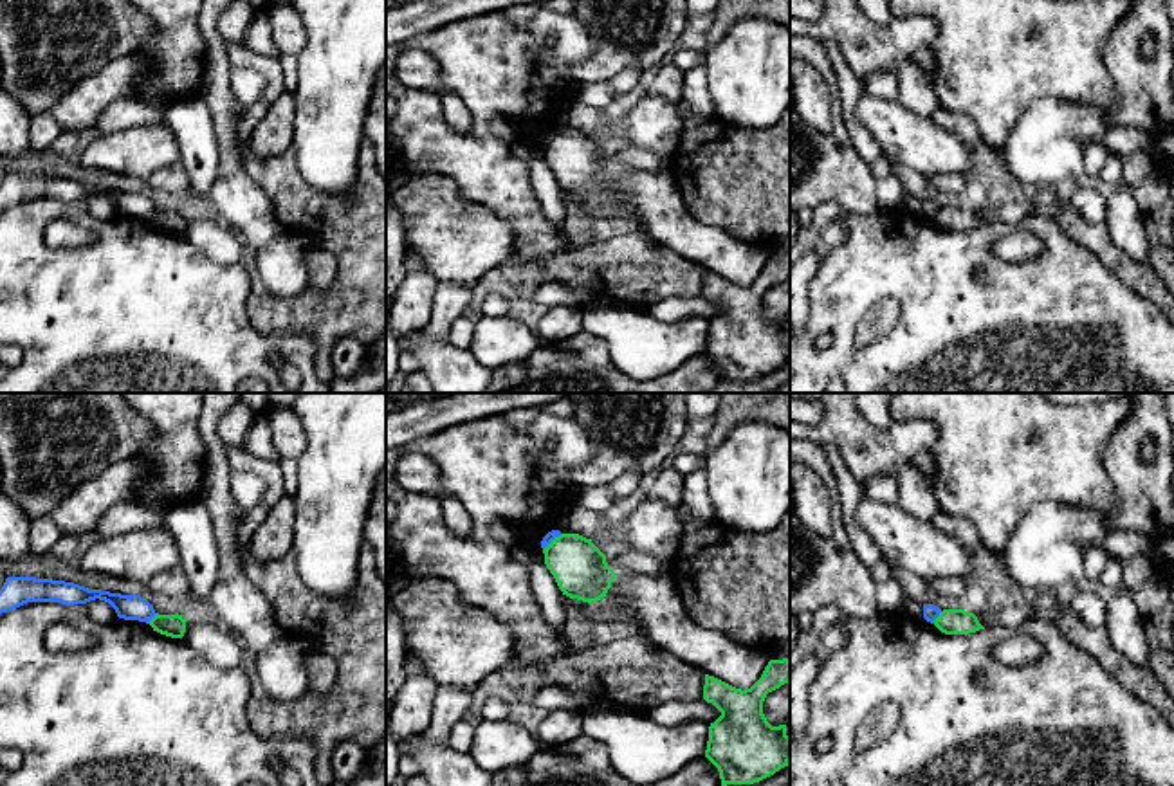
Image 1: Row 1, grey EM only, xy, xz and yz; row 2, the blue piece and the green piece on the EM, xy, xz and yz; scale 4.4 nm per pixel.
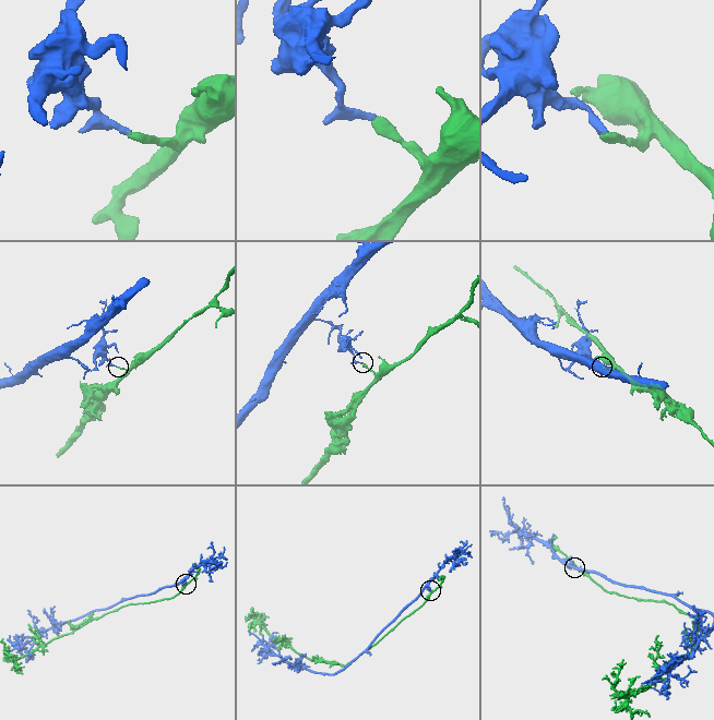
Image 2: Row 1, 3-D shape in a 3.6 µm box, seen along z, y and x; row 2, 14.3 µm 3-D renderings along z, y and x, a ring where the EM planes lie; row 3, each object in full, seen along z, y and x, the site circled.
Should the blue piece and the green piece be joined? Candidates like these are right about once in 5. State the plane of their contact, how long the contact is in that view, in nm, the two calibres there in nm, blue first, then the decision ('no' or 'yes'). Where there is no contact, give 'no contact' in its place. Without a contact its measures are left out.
meets blue in yz; contact 70 nm long; 70 nm thick on the blue side, 110 nm on the other; no

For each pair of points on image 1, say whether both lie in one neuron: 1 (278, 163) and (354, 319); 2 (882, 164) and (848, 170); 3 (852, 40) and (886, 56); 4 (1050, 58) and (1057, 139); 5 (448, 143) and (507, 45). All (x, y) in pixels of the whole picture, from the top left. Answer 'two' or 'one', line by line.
1: one
2: two
3: one
4: two
5: one

